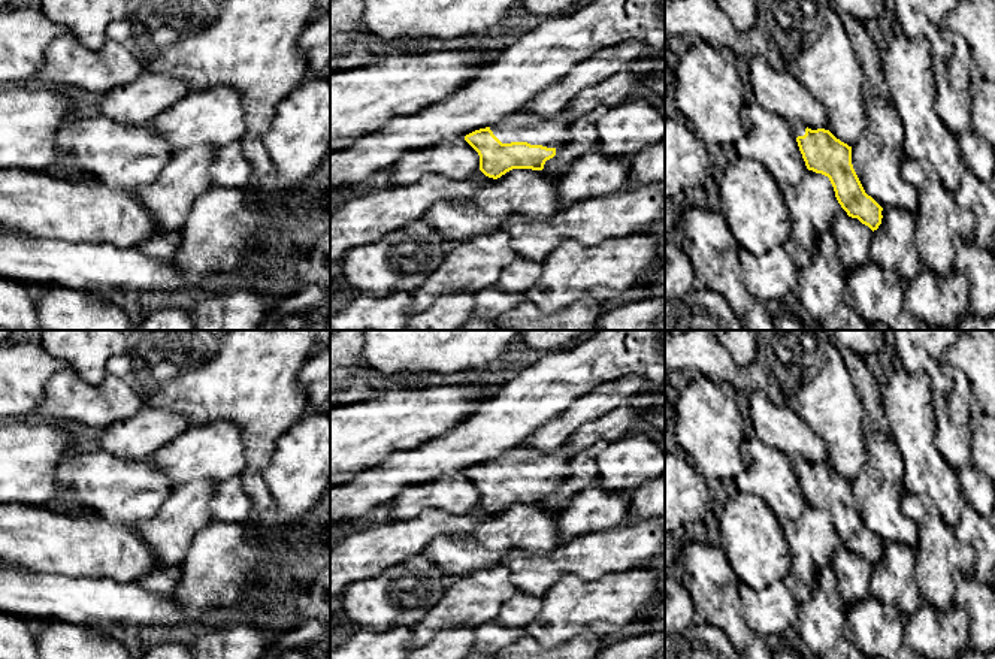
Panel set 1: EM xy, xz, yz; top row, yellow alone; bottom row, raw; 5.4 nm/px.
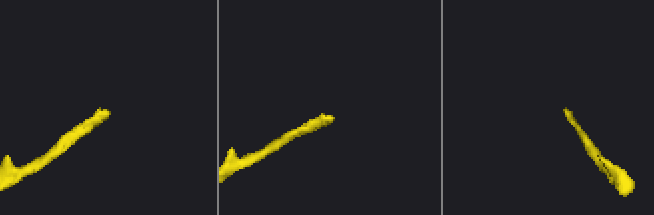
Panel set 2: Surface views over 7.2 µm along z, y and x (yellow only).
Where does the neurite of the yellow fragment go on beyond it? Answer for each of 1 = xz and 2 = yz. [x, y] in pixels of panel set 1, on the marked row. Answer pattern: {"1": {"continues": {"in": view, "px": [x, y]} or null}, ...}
{"1": {"continues": {"in": "xz", "px": [552, 132]}}, "2": {"continues": {"in": "yz", "px": [798, 127]}}}

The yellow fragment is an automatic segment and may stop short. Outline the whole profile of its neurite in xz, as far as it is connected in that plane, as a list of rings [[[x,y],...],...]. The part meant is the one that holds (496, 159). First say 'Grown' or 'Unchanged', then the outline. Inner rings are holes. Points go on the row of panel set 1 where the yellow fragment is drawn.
Grown. [[[515,112],[500,123],[475,130],[465,140],[480,155],[480,170],[493,179],[512,169],[542,170],[556,148],[571,137],[571,124],[563,112],[551,118],[535,118]]]

